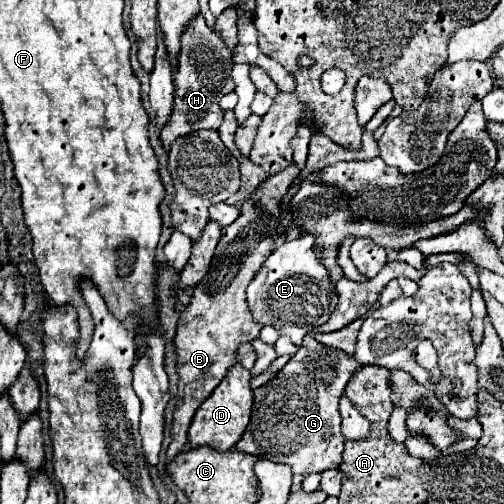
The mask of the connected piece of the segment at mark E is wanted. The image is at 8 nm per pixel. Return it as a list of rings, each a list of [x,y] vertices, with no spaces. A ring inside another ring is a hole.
[[[302,235],[276,247],[246,291],[252,317],[260,325],[272,325],[280,335],[288,335],[294,345],[300,345],[304,335],[308,335],[316,325],[322,325],[328,319],[328,313],[336,307],[336,289],[328,277],[328,271],[314,255],[312,245],[314,237]]]

